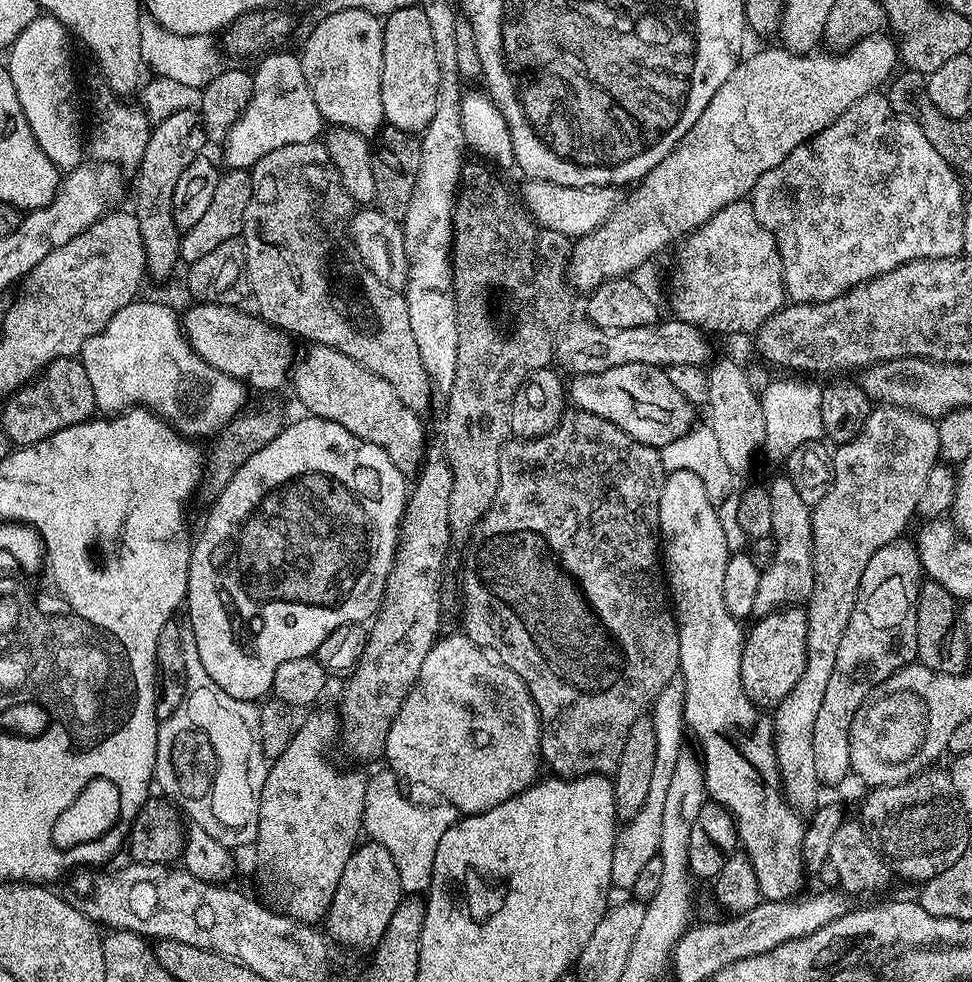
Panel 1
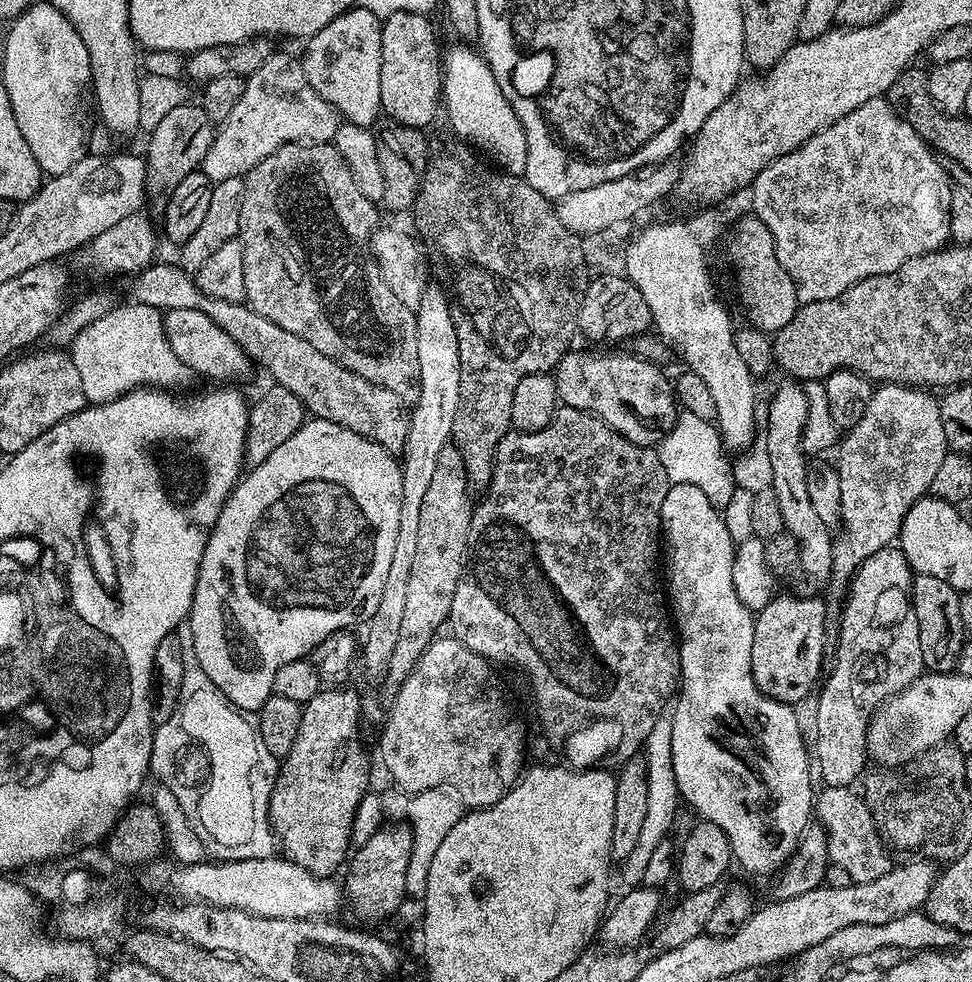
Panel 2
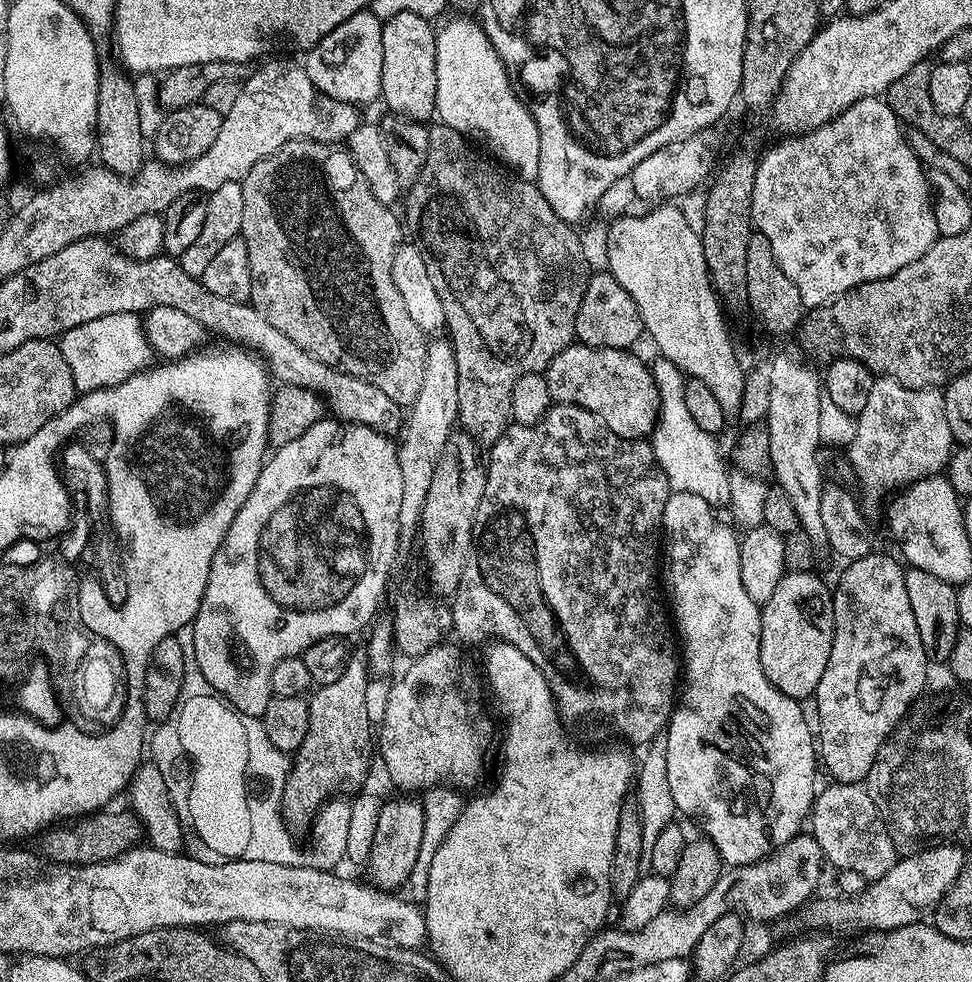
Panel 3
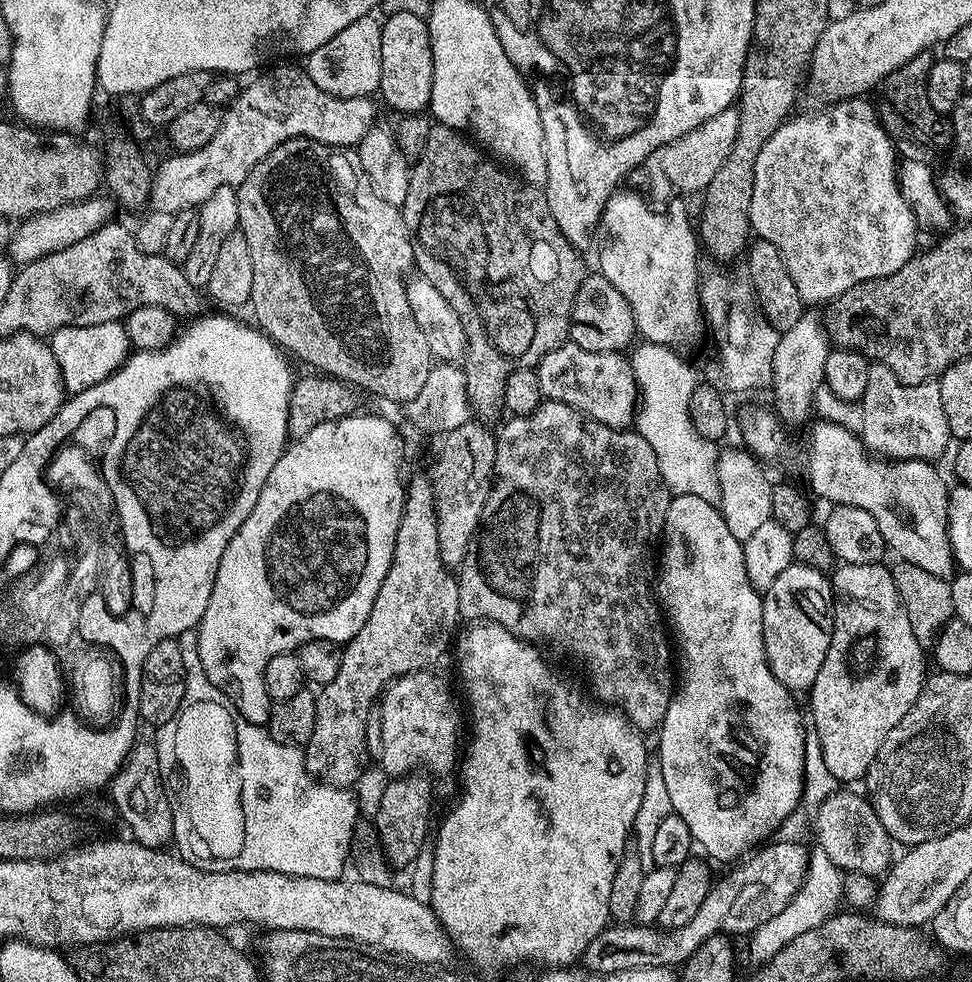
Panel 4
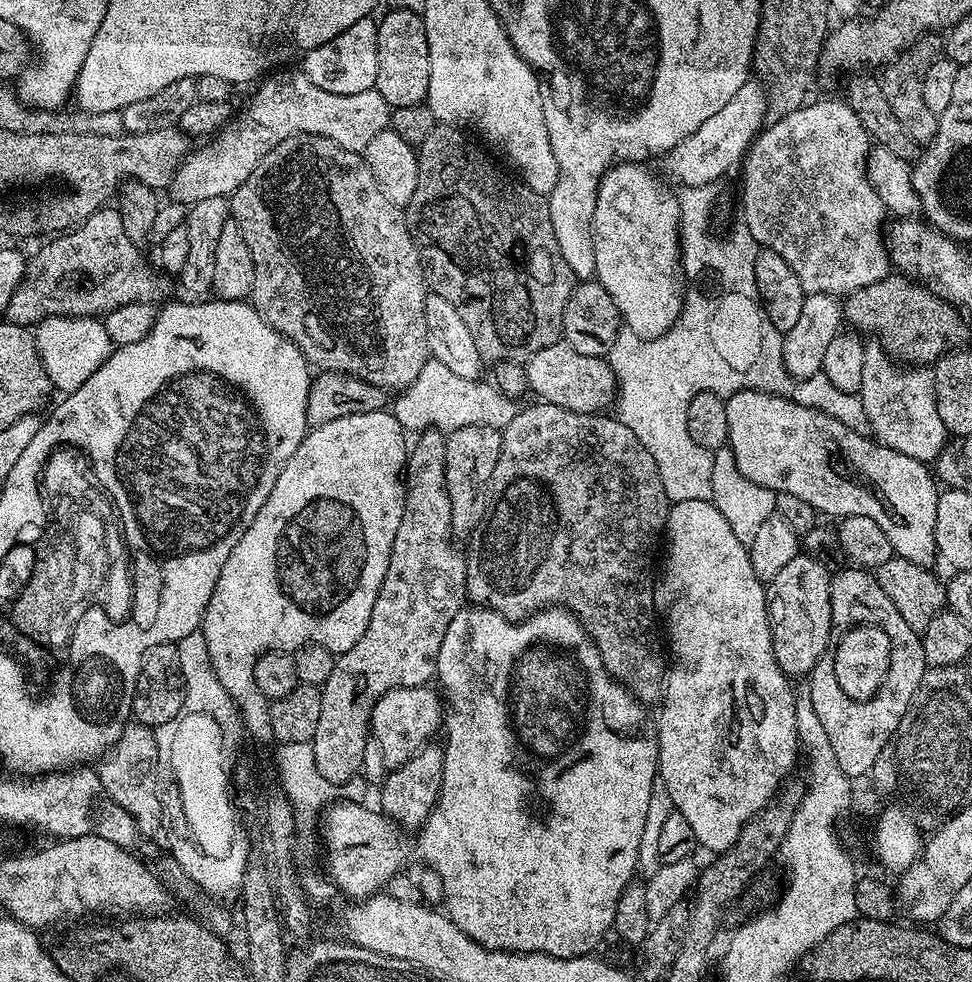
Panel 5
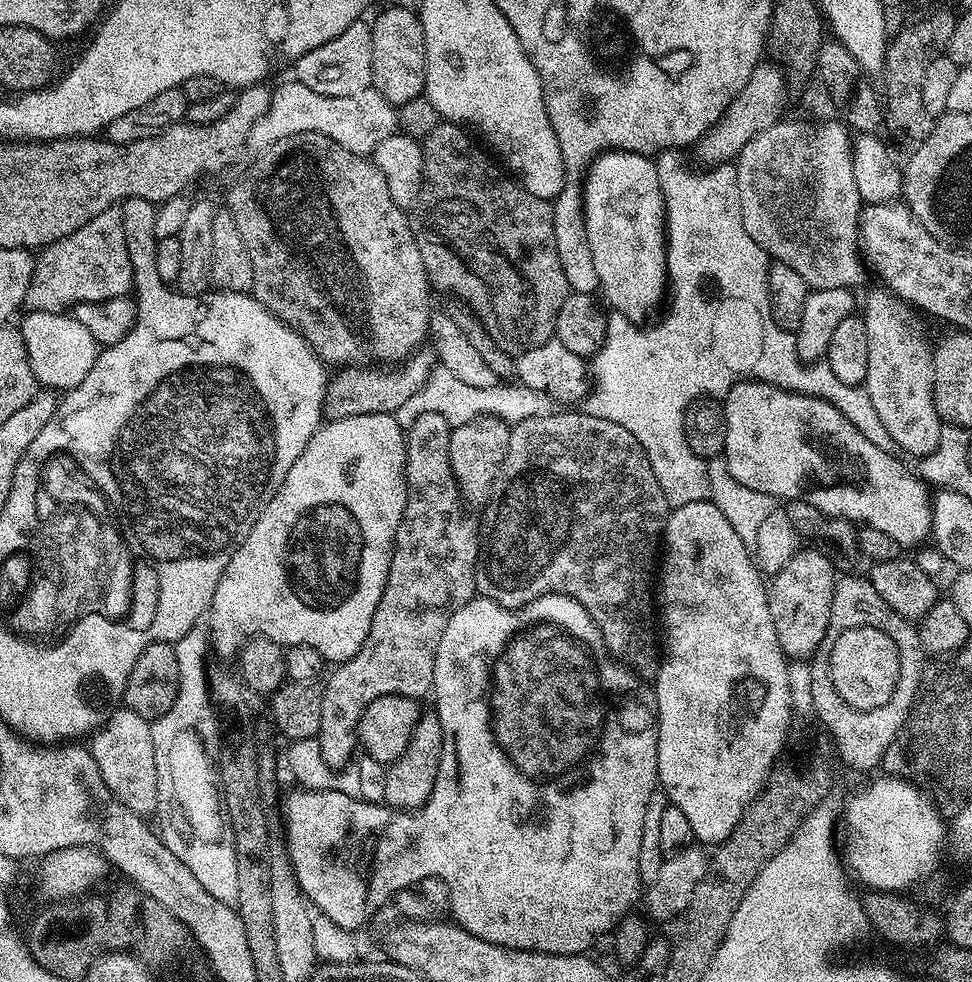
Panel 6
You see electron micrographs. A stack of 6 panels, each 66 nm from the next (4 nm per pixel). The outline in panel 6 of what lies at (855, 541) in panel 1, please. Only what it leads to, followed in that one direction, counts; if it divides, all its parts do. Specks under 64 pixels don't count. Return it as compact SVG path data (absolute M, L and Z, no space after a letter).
M879 287L874 289L865 300L864 297L862 300L862 315L866 322L867 339L866 378L862 386L868 392L874 411L878 413L878 422L882 422L882 426L893 445L897 449L901 448L901 450L899 449L901 453L909 452L913 458L929 456L934 450L934 446L938 446L942 427L942 421L932 397L930 344L924 341L924 328L920 325L919 320L921 317L887 287Z

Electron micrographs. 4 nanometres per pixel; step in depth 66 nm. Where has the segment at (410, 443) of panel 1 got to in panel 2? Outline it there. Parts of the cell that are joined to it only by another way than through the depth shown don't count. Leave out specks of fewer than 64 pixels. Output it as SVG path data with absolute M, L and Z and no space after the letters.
M153 262L143 272L135 273L131 281L135 303L161 310L202 310L206 318L222 326L222 330L242 346L255 365L260 367L261 364L275 383L286 386L290 394L300 399L315 419L346 426L346 430L362 434L362 438L382 446L387 452L403 453L410 415L405 401L381 384L354 374L354 370L346 370L346 366L334 358L326 358L326 354L322 354L322 350L314 350L306 338L298 338L298 334L282 330L282 326L270 322L270 318L262 318L262 314L255 312L247 303L226 302L222 298L202 294L195 279L183 268L172 264Z

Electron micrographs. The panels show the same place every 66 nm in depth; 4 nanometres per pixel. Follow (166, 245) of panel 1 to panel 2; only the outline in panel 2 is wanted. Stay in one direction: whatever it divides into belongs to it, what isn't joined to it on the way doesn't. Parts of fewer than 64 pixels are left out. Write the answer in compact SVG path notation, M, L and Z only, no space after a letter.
M187 102L174 108L157 124L147 137L146 188L161 198L167 197L173 188L186 178L186 174L197 171L203 165L206 154L212 145L214 121L206 114L199 103Z

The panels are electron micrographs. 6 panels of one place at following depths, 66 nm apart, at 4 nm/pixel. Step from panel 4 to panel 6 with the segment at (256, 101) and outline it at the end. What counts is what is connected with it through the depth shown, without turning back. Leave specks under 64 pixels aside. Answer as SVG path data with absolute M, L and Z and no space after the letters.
M295 78L289 80L289 84L275 85L266 114L258 118L258 122L254 122L250 130L249 149L263 150L282 142L282 138L313 132L328 136L334 142L338 142L338 146L368 158L378 146L378 142L390 138L397 131L397 109L373 87L359 92L357 96L327 96L310 90Z

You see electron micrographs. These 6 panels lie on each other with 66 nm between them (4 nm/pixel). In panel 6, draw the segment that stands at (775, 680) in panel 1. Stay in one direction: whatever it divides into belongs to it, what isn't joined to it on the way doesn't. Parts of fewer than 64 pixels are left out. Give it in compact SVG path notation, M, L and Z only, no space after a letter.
M801 547L767 585L770 618L774 622L774 634L778 634L778 646L792 660L808 660L818 650L830 622L830 606L838 579L836 569L824 553L812 548Z

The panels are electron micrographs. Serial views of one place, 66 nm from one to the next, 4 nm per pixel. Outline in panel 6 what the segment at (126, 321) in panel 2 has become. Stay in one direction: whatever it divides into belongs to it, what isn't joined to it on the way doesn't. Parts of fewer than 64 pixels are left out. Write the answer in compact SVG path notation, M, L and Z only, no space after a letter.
M63 312L27 313L21 324L18 324L20 337L24 339L30 370L37 385L48 390L67 390L76 388L94 366L101 354L101 345L96 343L94 334L86 330L70 314Z

